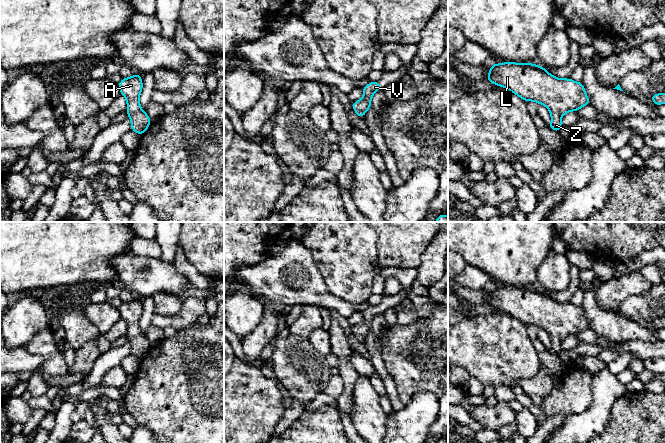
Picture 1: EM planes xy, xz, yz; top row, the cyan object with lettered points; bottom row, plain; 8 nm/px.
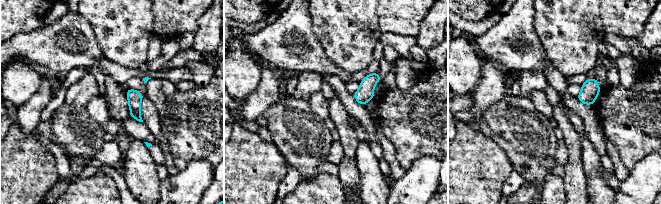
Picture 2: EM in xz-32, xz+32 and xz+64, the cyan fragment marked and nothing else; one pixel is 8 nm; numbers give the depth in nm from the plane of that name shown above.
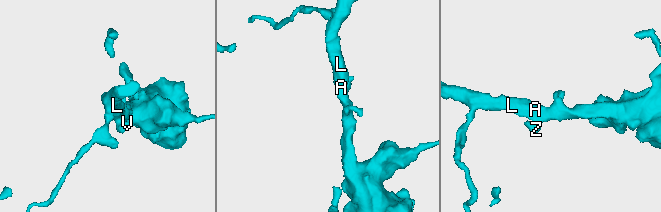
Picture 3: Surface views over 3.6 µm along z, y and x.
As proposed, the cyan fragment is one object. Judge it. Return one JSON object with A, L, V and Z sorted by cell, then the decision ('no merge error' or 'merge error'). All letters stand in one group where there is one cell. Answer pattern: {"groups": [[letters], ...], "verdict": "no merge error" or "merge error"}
{"groups": [["A", "L", "V", "Z"]], "verdict": "no merge error"}

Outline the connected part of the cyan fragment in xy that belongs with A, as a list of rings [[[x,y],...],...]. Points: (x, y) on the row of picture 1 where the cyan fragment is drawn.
[[[139,73],[130,78],[122,78],[118,84],[120,93],[127,100],[127,114],[131,120],[131,130],[142,135],[151,124],[146,111],[141,110],[139,97],[143,89],[143,82]]]

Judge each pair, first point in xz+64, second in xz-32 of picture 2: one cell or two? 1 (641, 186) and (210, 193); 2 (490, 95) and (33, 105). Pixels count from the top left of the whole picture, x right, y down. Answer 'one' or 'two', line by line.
1: two
2: one

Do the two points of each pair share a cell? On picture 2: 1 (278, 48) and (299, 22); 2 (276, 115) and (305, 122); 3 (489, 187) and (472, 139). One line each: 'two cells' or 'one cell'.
1: one cell
2: one cell
3: one cell

